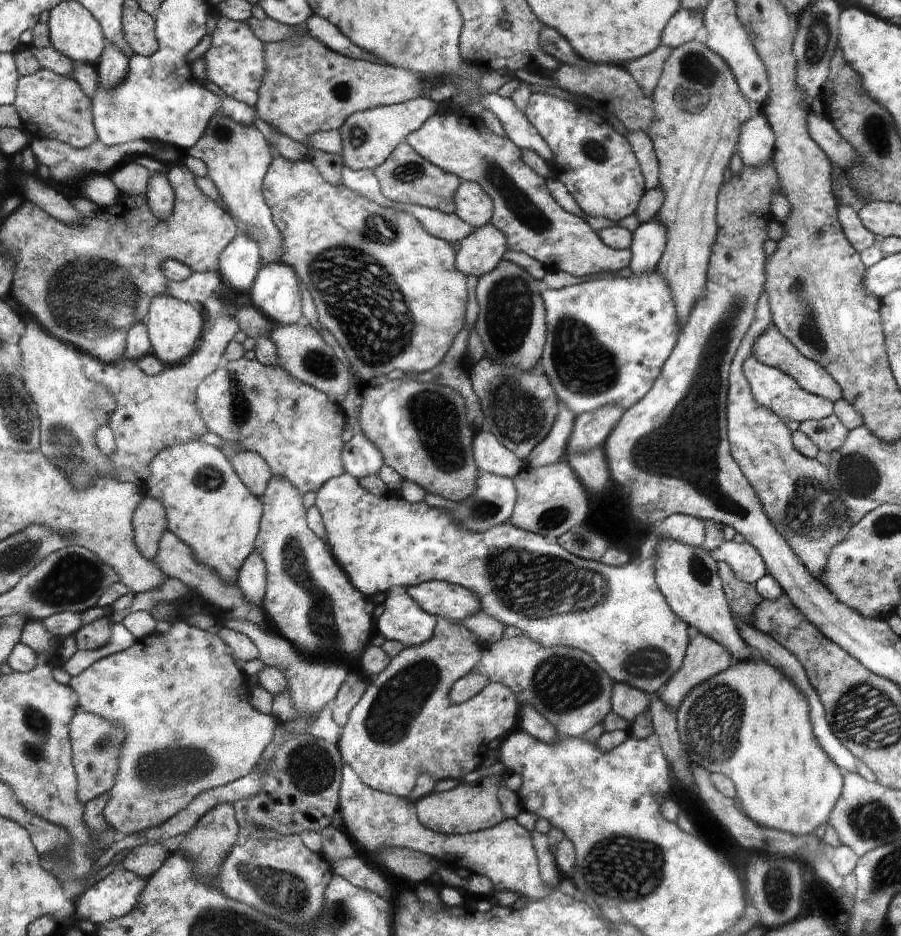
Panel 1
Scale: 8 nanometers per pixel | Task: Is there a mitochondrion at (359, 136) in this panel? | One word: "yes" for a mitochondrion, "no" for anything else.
yes

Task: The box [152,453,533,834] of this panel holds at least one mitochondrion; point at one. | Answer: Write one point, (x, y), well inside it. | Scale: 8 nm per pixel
(389, 716)

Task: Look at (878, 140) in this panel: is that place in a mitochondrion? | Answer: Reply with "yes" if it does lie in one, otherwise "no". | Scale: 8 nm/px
yes

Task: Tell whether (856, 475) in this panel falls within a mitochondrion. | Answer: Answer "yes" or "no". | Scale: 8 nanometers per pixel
yes

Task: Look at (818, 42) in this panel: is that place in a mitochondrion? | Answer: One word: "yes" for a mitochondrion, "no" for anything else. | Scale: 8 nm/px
yes

